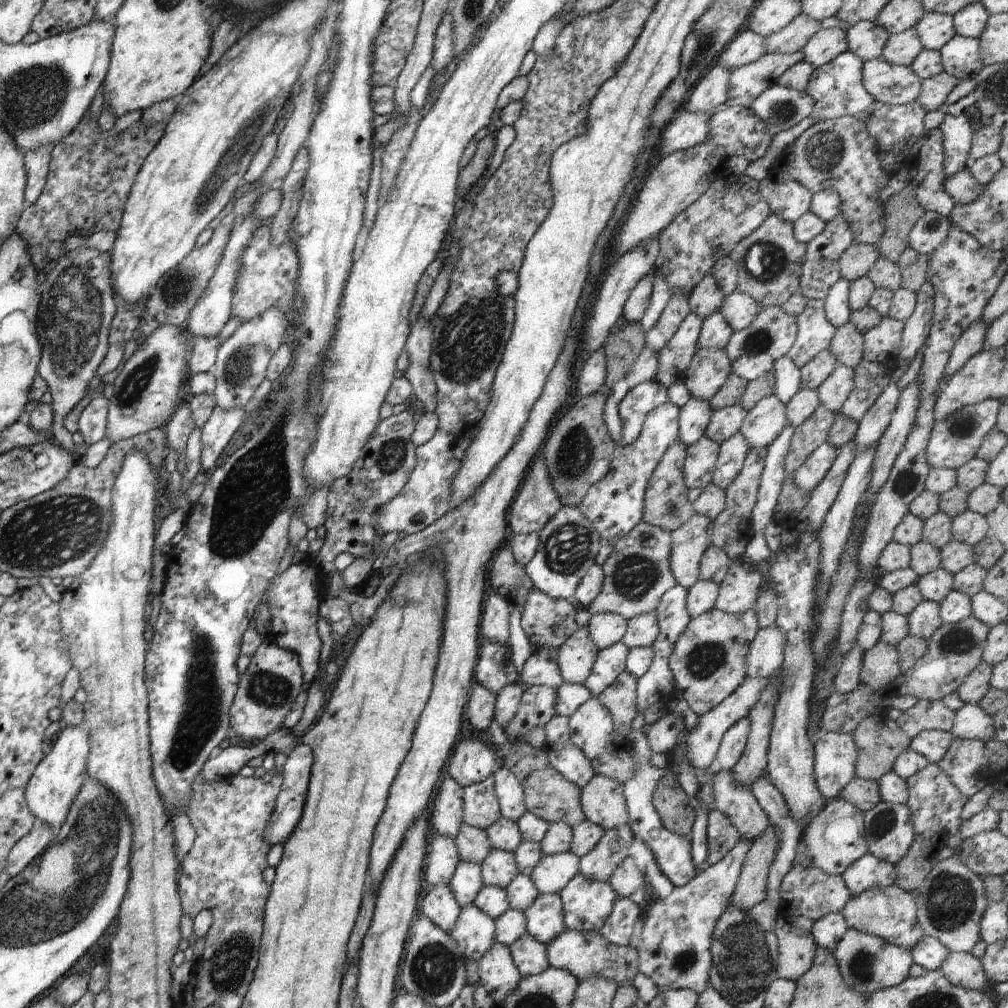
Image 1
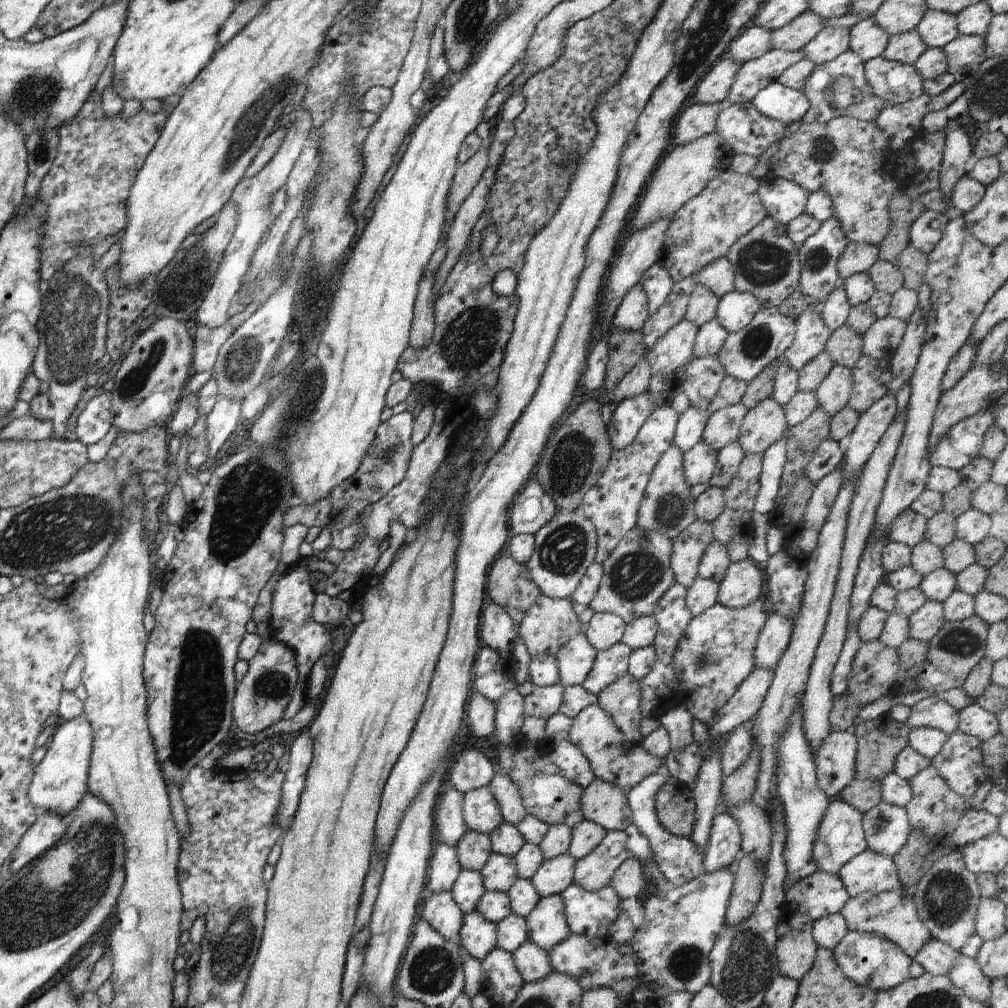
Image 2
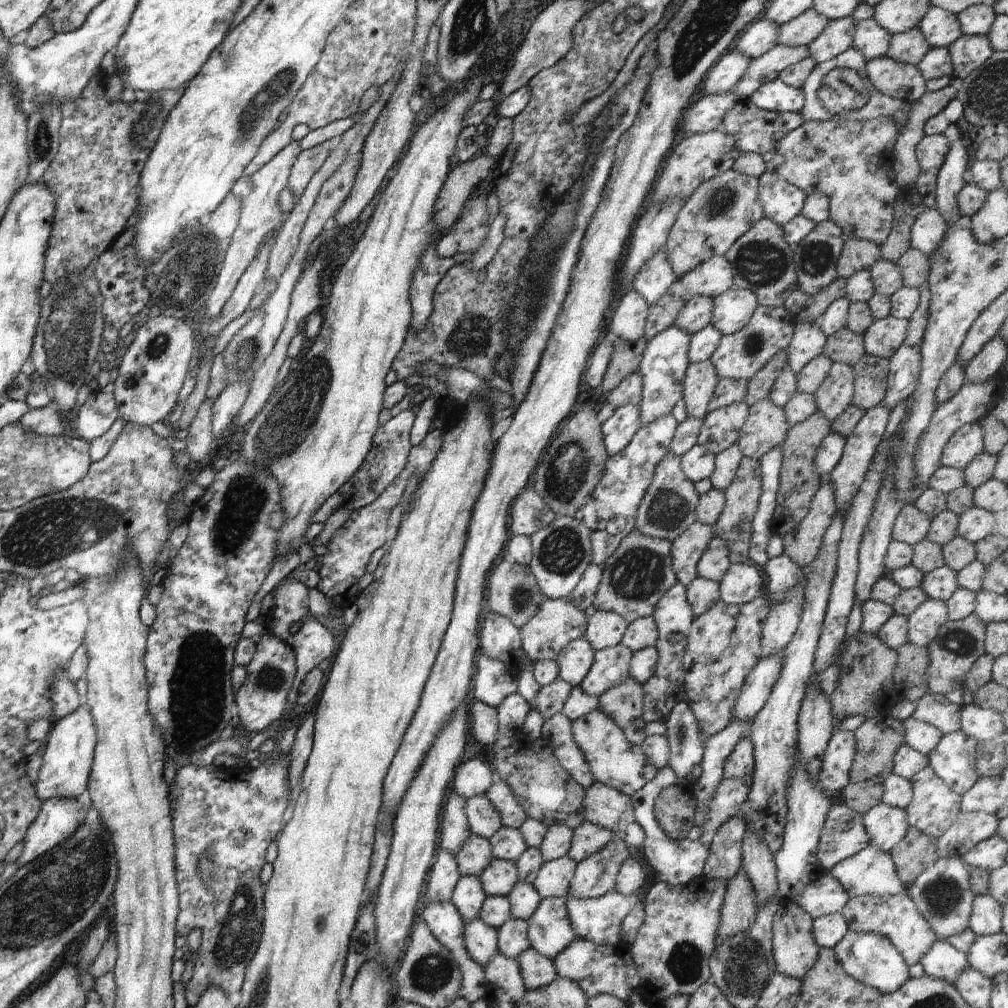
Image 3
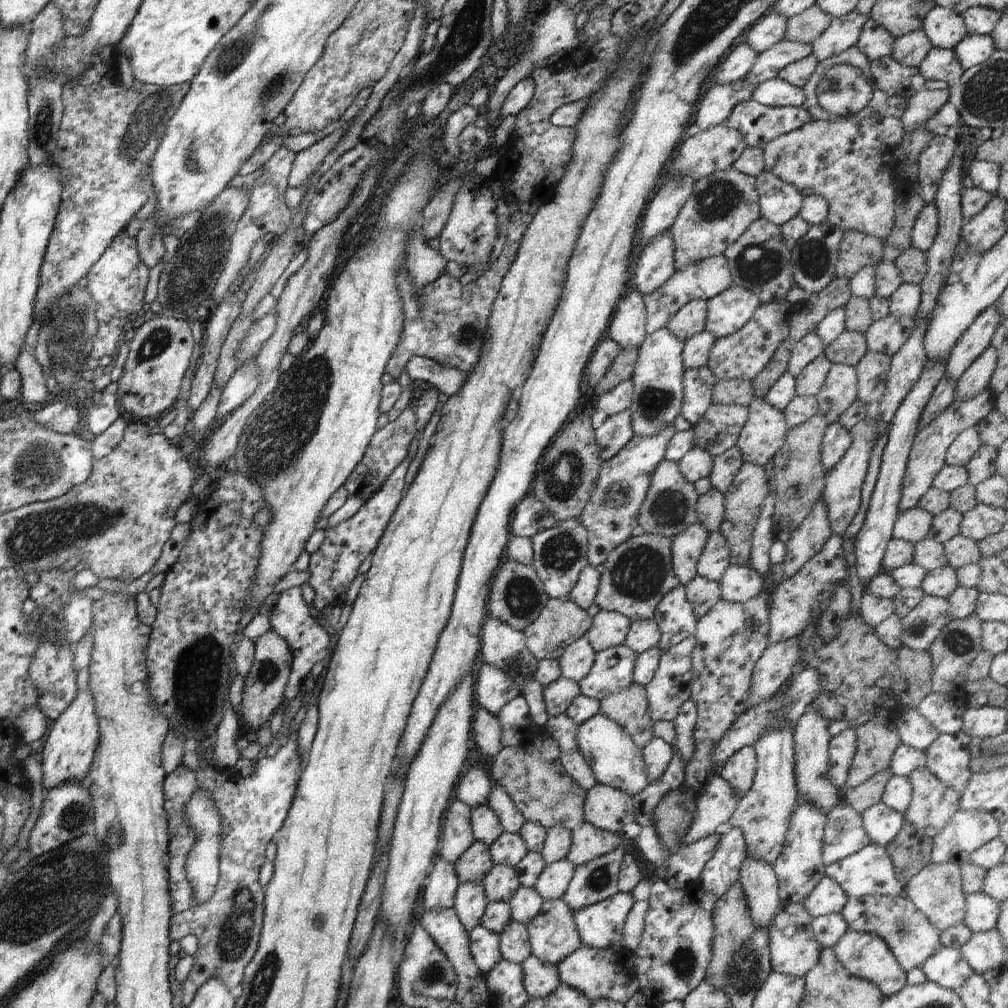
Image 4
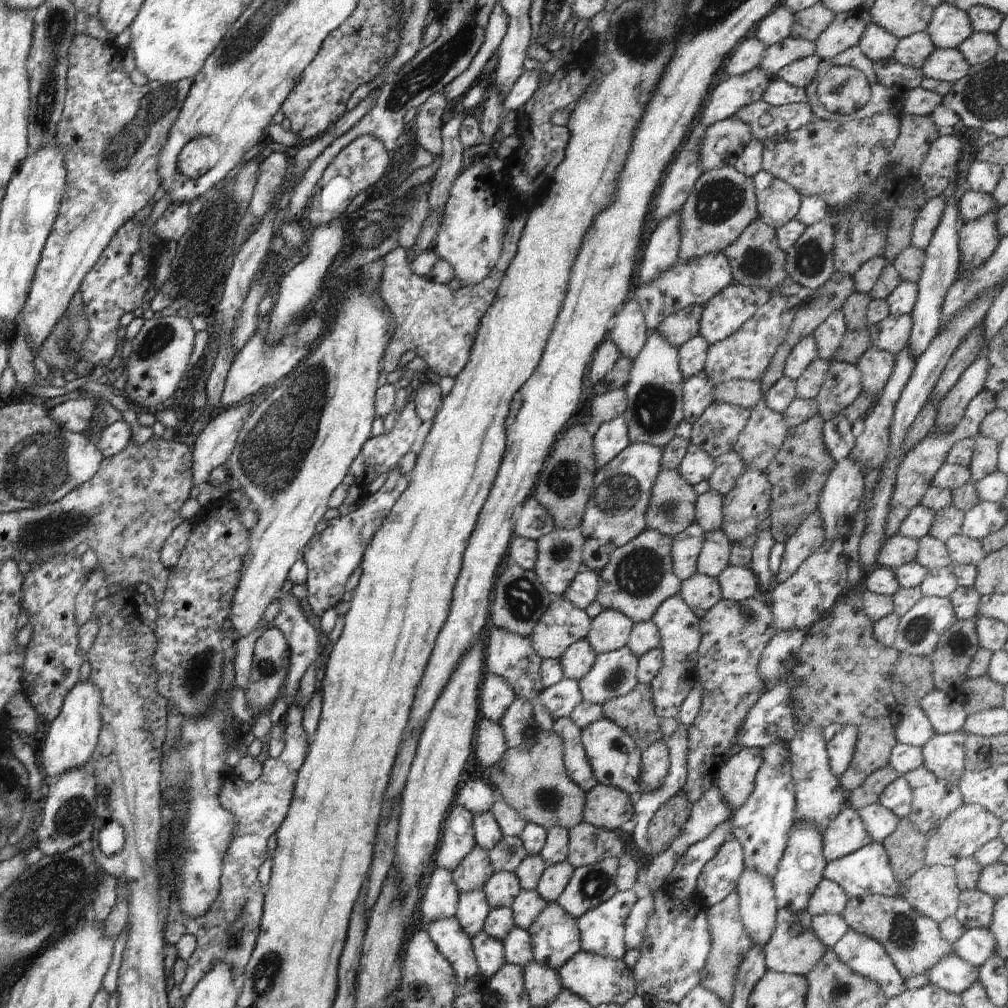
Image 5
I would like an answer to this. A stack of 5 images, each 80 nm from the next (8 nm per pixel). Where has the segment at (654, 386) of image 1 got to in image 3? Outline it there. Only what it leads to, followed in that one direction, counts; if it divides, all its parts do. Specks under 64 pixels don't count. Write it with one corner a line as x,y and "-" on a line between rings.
624,405
617,408
600,431
609,456
622,452
640,427
639,406

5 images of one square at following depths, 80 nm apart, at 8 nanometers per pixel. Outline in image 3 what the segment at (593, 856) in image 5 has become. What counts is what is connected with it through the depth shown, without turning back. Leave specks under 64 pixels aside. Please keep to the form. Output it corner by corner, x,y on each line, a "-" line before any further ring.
584,820
573,830
571,847
567,855
579,863
600,852
610,841
615,839
615,836
611,830

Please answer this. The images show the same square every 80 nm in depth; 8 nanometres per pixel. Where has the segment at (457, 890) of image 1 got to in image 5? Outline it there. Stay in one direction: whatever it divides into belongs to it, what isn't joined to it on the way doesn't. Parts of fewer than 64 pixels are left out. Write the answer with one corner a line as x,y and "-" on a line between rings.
483,891
459,893
457,905
455,917
460,926
470,938
475,937
483,930
486,917
491,909
487,903
486,895

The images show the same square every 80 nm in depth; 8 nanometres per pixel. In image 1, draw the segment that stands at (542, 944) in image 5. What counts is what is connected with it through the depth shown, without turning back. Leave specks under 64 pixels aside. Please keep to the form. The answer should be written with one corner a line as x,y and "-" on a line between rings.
539,894
524,910
527,934
544,945
564,933
564,914
559,894

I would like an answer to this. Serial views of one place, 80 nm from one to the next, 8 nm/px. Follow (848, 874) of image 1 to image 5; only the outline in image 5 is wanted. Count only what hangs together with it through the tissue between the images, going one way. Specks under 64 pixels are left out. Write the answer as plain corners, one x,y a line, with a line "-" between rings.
874,841
845,857
827,862
823,870
823,878
839,884
849,897
858,898
864,895
898,896
899,882
894,876
884,845
878,841

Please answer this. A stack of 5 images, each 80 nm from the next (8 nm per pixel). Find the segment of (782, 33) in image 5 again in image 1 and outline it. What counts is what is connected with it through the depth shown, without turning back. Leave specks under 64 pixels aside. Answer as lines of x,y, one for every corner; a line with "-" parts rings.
743,28
718,56
716,66
733,71
759,60
765,54
764,37

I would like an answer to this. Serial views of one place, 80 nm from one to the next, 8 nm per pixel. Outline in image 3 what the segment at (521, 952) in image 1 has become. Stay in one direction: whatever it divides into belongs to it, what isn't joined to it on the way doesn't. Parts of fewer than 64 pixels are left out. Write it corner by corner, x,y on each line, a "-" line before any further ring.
526,949
516,960
528,991
544,988
559,977
553,960
542,956
536,949

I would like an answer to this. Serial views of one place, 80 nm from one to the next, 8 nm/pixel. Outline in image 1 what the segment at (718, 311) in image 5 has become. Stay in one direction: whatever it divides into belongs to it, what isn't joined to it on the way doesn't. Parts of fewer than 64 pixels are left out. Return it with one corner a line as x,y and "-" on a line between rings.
735,291
725,296
719,312
722,312
732,331
742,331
752,324
762,309
750,296

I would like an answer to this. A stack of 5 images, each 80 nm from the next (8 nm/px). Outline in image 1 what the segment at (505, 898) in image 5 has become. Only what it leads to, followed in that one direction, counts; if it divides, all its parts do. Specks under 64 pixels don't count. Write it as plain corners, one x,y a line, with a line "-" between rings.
493,847
482,860
480,868
485,886
500,886
504,889
519,874
514,854

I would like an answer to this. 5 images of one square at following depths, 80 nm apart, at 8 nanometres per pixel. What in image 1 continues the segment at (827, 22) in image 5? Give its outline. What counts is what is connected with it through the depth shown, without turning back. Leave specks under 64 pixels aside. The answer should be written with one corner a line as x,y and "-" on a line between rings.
800,13
783,30
764,37
765,53
792,54
800,52
821,29
821,22

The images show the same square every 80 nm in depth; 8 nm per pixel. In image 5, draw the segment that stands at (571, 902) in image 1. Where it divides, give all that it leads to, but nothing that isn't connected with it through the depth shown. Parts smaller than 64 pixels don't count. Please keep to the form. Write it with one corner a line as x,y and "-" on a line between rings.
617,891
611,899
604,901
599,907
585,912
577,918
580,933
581,950
603,957
620,960
627,953
625,945
625,920
632,906
638,900
634,891

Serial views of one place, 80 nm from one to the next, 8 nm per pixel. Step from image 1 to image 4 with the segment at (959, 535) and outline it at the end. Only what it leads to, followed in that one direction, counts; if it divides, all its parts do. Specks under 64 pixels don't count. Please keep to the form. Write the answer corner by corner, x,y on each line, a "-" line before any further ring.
978,503
972,510
963,514
960,534
978,542
1002,531
1007,519
1005,516
1005,508
991,507
984,503

